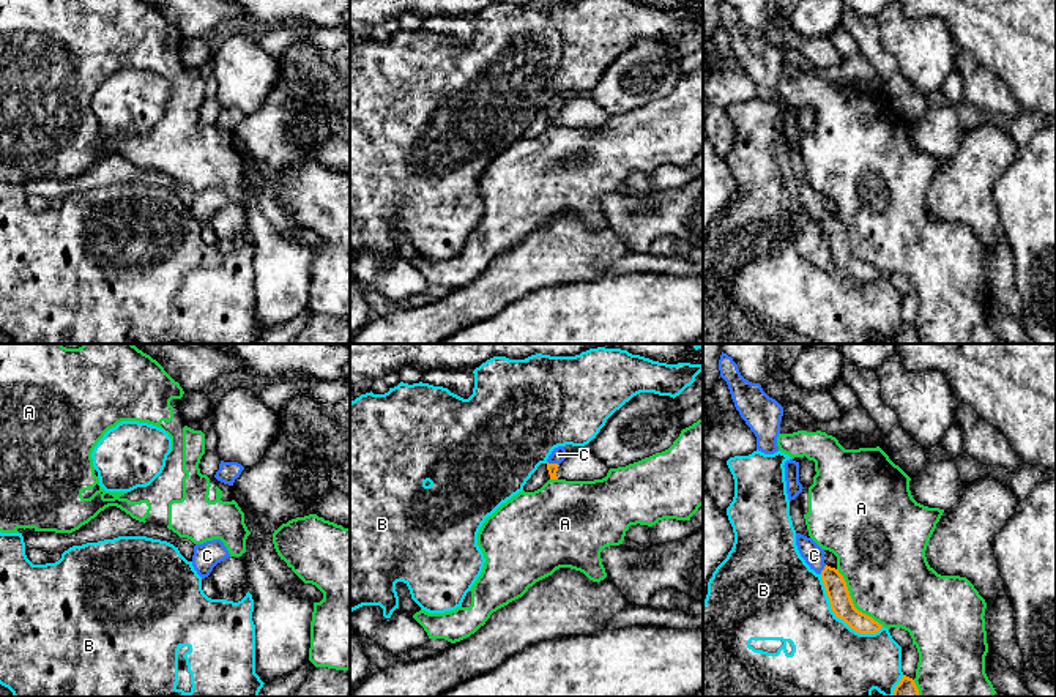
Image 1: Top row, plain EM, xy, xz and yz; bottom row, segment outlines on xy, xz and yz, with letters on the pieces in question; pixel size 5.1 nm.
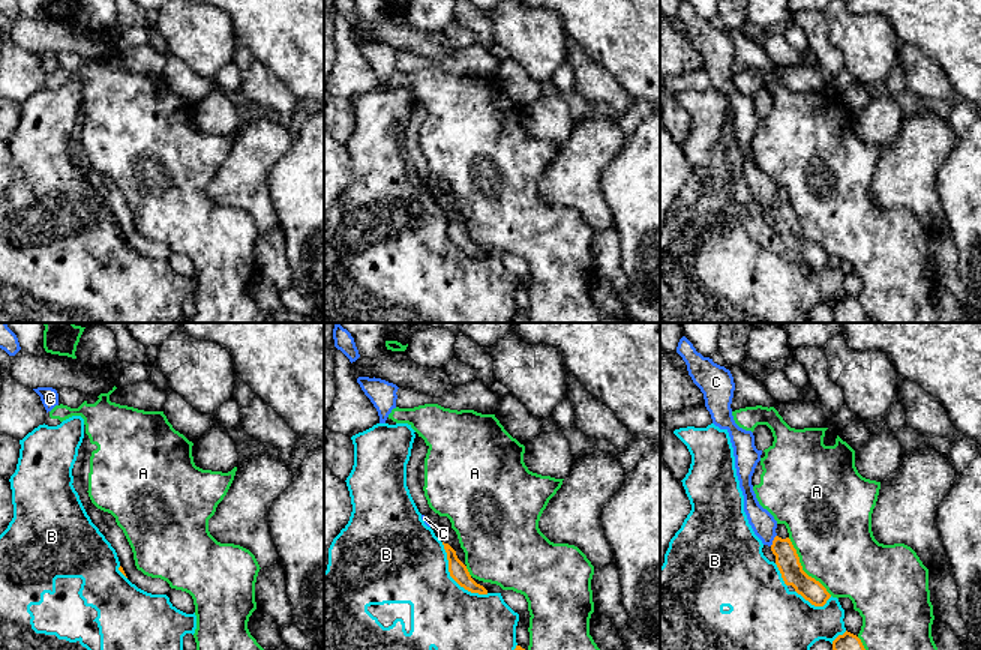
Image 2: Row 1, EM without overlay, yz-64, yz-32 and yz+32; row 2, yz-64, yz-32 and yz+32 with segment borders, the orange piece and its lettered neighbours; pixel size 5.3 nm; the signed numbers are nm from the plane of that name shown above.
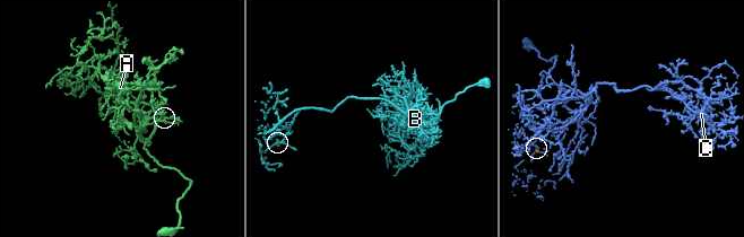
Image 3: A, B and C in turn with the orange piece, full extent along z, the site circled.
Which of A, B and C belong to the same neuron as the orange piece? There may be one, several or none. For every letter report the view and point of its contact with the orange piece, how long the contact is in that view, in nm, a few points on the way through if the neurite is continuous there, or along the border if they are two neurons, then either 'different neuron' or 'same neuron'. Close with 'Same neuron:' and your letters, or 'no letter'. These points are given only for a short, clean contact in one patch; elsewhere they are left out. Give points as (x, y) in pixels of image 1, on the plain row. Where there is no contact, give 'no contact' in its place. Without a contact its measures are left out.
A: yz (851, 248) | 380 nm | different neuron
B: yz (839, 264) | 420 nm | different neuron
C: xz (554, 111) | 70 nm | across xz (552, 115), (554, 111), (558, 101) | same neuron
Same neuron: C

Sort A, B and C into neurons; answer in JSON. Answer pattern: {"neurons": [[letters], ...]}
{"neurons": [["A"], ["B"], ["C"]]}

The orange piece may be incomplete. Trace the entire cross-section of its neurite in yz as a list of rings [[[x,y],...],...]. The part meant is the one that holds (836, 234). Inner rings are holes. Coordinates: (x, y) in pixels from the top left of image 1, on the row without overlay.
[[[796,180],[796,192],[810,216],[821,222],[831,255],[835,263],[843,266],[859,281],[878,279],[883,271],[854,254],[843,222],[838,219],[838,216],[824,210],[824,196],[821,196],[812,184],[801,180]]]

